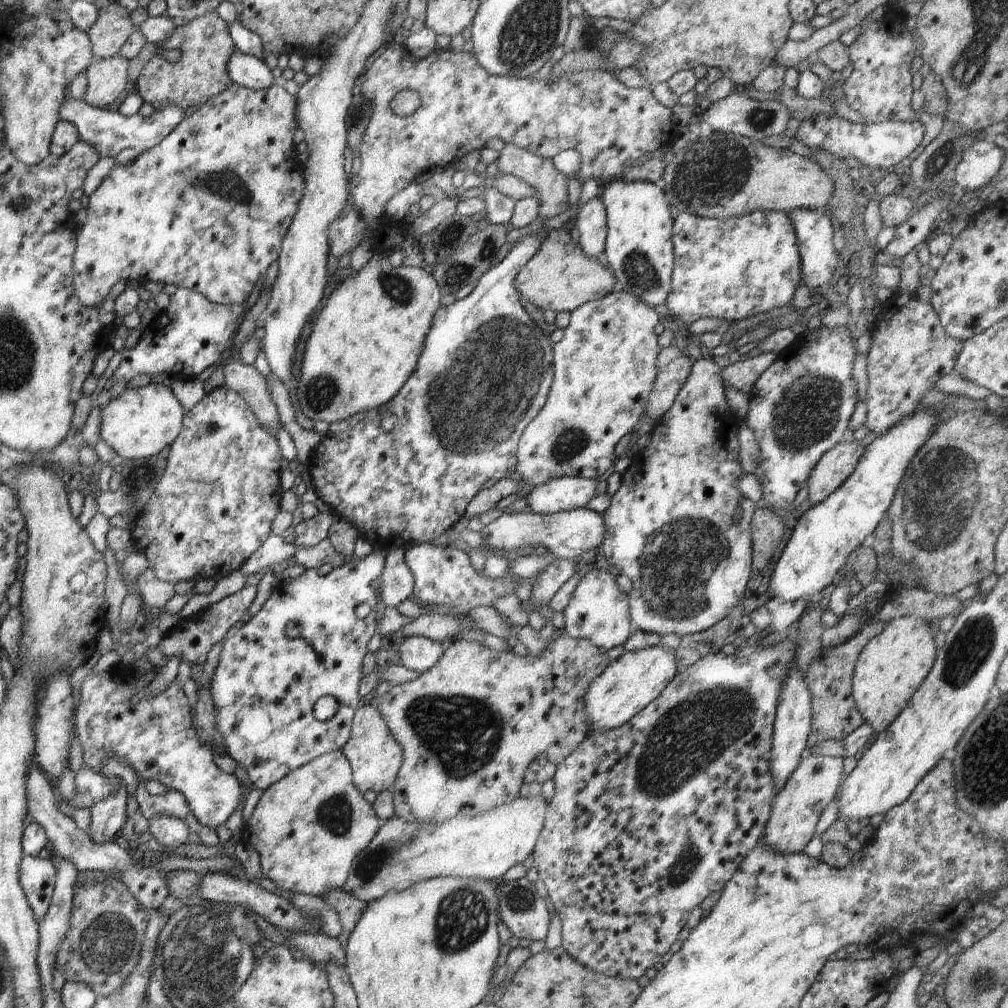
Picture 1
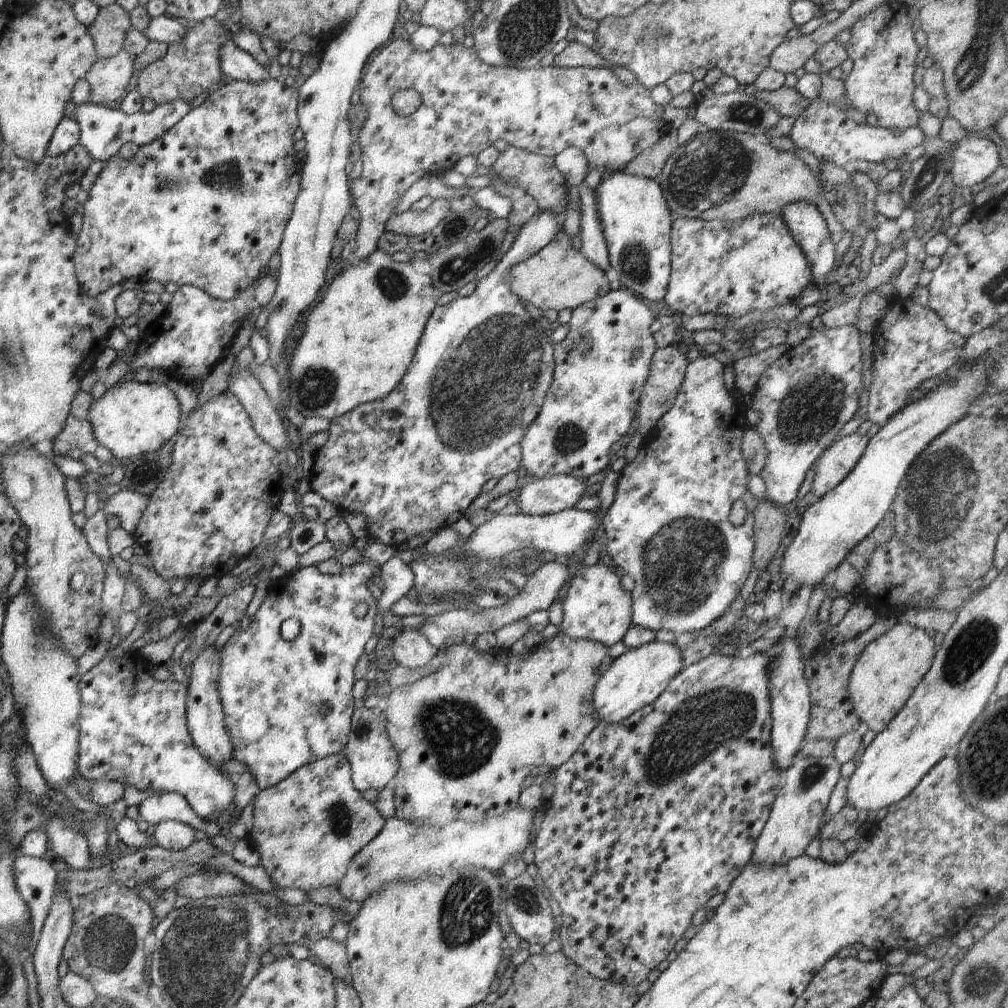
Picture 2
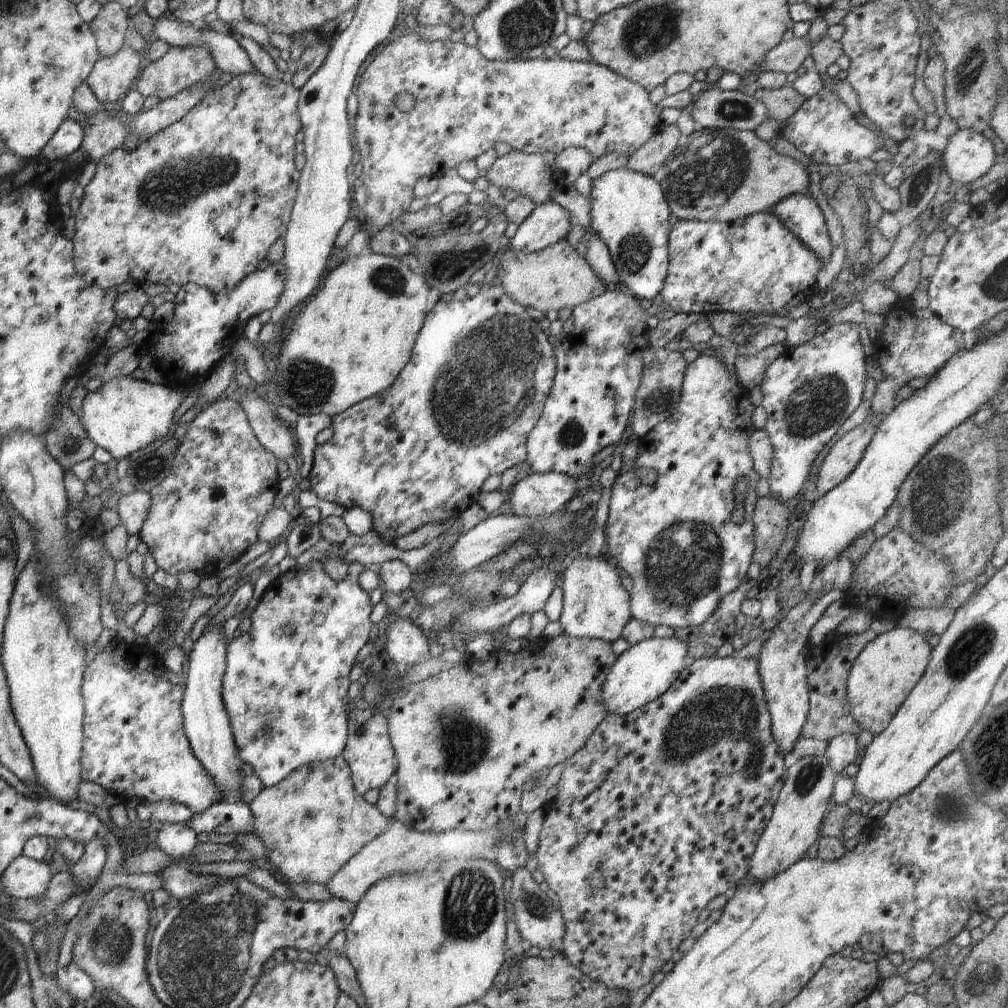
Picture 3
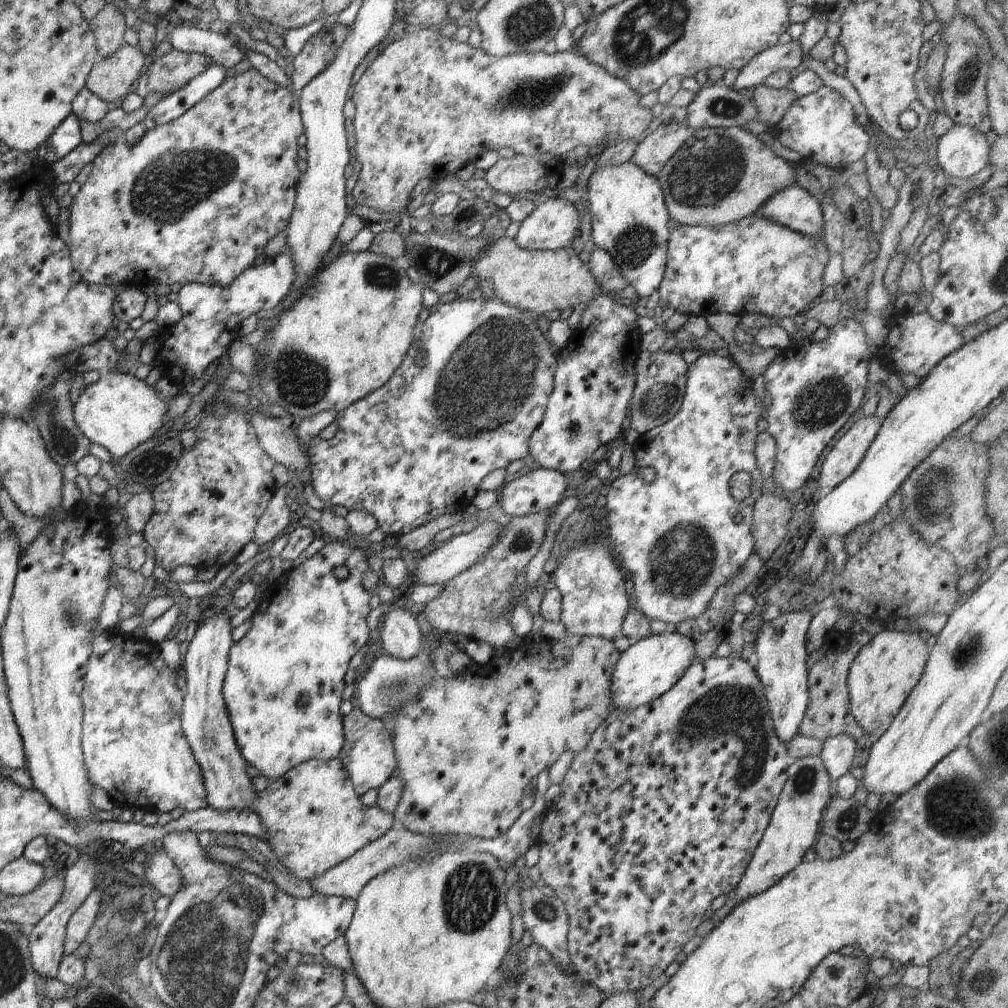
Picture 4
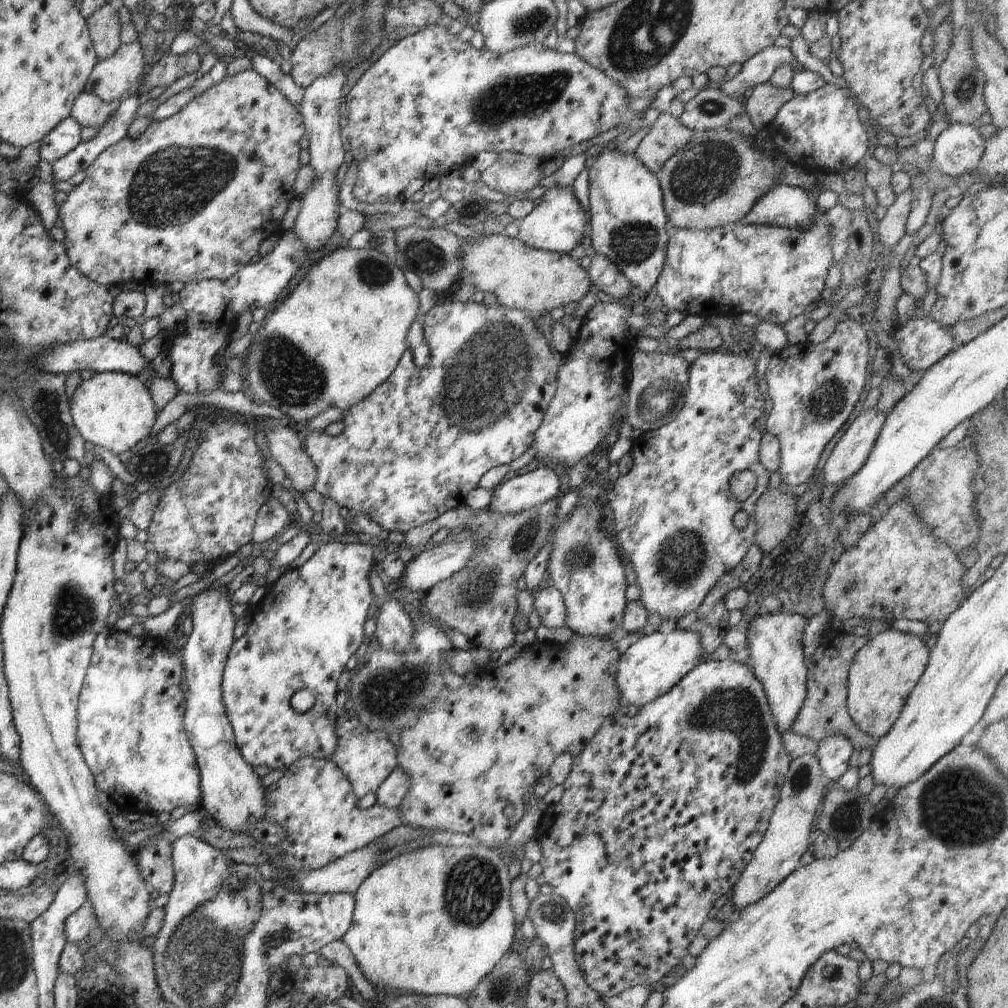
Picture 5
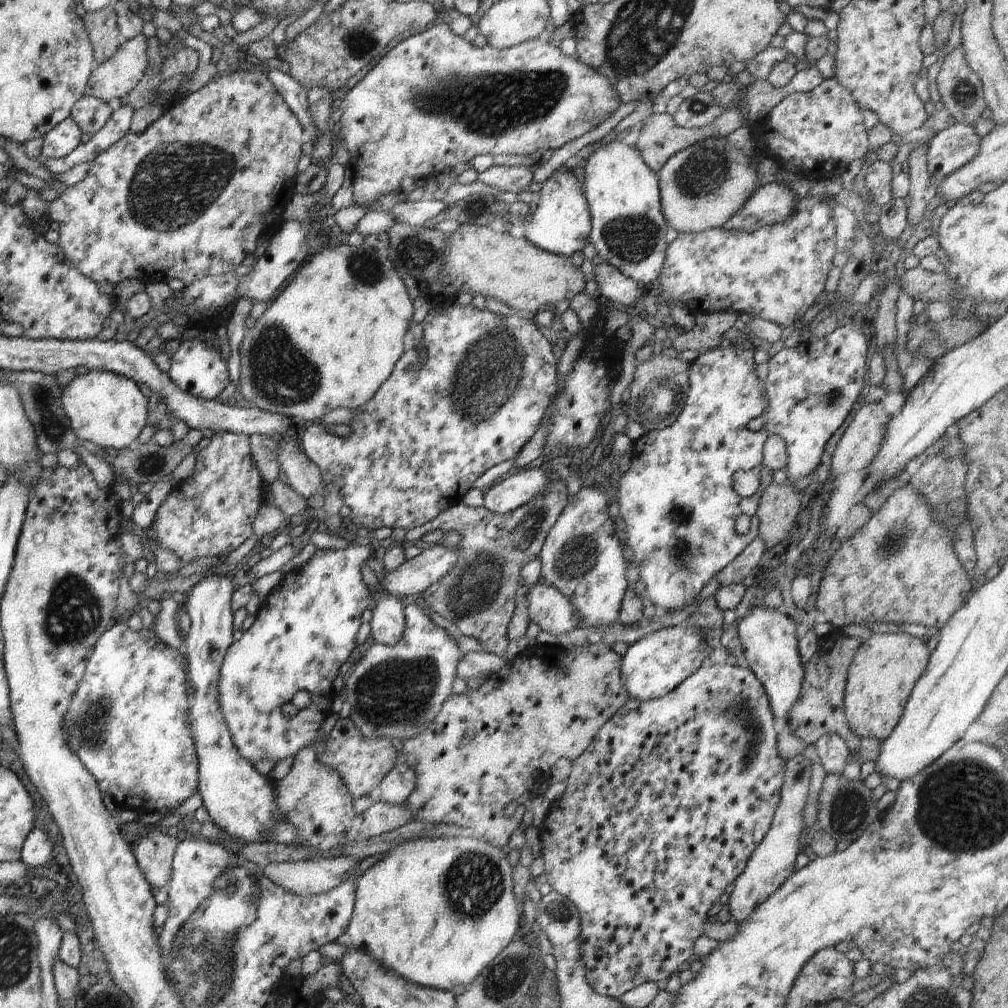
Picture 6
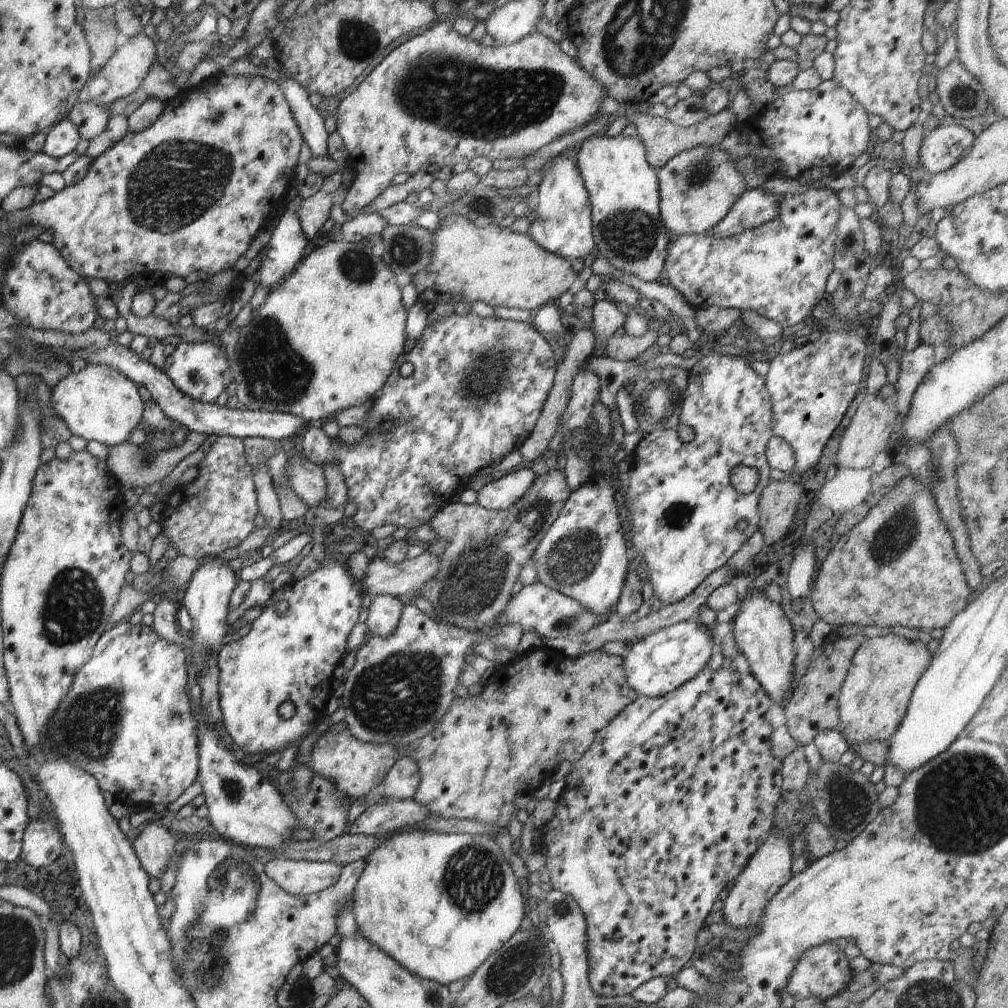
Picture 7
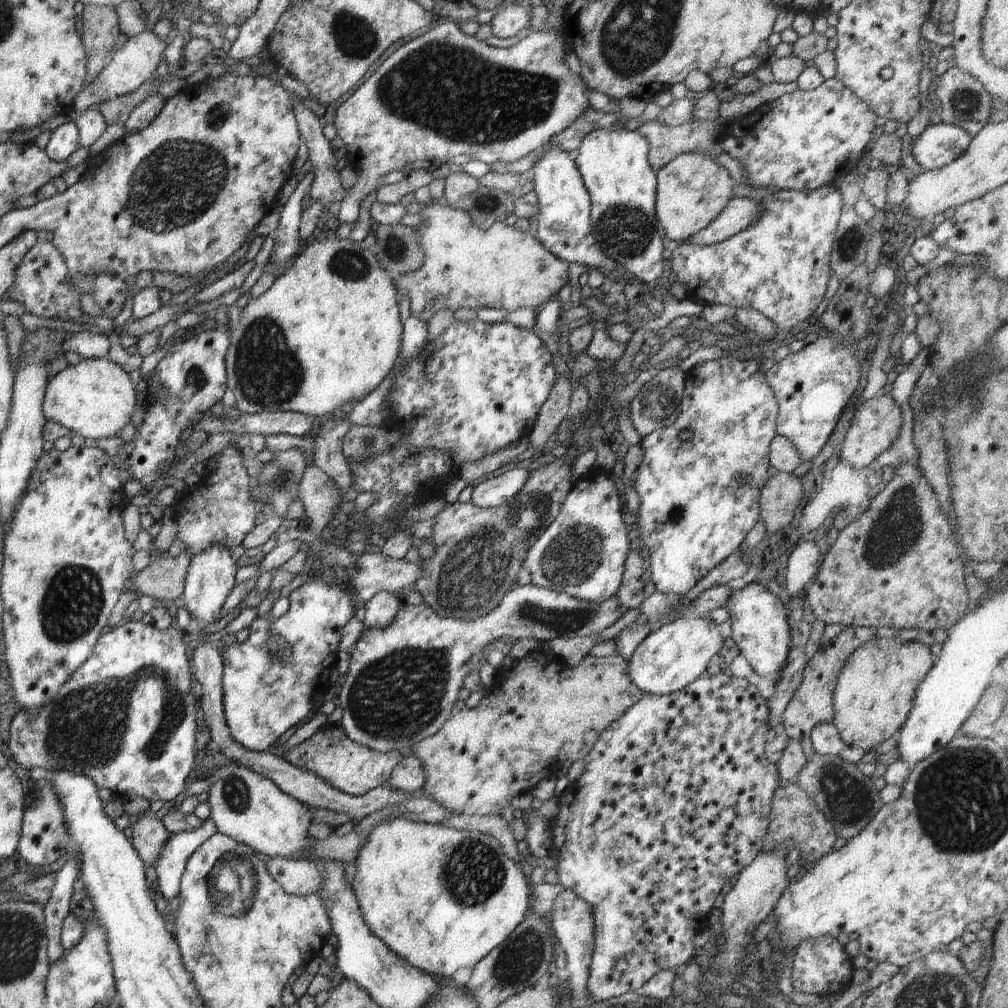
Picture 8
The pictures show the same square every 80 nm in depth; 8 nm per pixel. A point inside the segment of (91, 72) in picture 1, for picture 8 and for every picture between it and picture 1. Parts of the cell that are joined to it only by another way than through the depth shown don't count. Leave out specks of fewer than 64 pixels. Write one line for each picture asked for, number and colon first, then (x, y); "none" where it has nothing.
2: (108, 78)
3: (111, 78)
4: (114, 77)
5: (114, 78)
6: (117, 77)
7: (122, 74)
8: (137, 58)

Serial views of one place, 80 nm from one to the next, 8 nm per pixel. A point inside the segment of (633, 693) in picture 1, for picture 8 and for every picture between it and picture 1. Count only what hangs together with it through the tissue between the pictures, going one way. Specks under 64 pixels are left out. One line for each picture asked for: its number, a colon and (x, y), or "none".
2: (634, 680)
3: (643, 673)
4: (647, 670)
5: (651, 666)
6: (651, 668)
7: (660, 663)
8: (675, 655)

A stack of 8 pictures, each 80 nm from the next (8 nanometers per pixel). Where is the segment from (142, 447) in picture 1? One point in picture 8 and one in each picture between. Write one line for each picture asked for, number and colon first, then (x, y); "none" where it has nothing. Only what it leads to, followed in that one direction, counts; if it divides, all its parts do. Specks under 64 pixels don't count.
2: (132, 419)
3: (123, 416)
4: (118, 412)
5: (112, 410)
6: (103, 407)
7: (98, 403)
8: (95, 398)

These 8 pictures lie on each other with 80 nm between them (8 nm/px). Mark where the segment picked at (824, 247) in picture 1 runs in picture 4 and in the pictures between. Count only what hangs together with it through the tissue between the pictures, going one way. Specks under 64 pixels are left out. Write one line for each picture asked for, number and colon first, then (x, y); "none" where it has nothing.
2: (809, 229)
3: (800, 213)
4: (795, 208)

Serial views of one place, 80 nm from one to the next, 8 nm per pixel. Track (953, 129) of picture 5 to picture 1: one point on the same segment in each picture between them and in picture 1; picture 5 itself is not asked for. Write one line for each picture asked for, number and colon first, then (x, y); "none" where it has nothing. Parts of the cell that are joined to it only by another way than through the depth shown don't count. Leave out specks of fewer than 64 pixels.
1: (981, 162)
2: (974, 158)
3: (968, 156)
4: (964, 151)

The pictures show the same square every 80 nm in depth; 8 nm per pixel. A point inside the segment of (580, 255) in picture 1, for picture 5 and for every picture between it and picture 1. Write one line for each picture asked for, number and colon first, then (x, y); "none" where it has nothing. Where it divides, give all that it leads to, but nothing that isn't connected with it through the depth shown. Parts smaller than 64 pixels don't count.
2: (558, 277)
3: (556, 277)
4: (538, 282)
5: (535, 281)

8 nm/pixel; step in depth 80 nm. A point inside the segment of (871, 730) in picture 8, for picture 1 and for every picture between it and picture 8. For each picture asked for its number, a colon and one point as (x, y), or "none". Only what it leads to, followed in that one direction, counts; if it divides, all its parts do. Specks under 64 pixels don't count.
1: (893, 665)
2: (888, 670)
3: (887, 669)
4: (889, 667)
5: (884, 671)
6: (885, 669)
7: (875, 696)

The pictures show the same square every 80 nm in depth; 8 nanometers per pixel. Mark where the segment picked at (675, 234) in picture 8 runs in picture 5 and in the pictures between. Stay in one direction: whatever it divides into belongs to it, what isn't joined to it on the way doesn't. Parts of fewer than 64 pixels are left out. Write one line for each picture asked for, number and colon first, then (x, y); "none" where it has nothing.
5: (715, 179)
6: (702, 187)
7: (697, 188)

